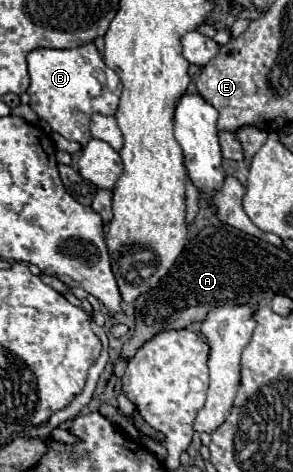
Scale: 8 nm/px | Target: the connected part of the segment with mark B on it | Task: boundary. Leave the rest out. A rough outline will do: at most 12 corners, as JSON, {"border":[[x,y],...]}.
{"border":[[94,43],[28,55],[32,111],[82,147],[120,77]]}

